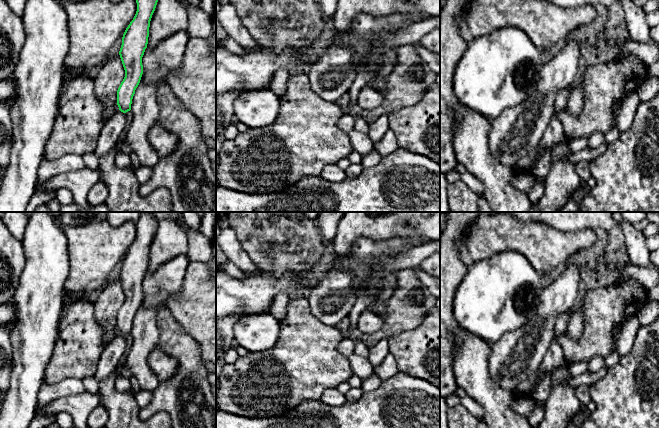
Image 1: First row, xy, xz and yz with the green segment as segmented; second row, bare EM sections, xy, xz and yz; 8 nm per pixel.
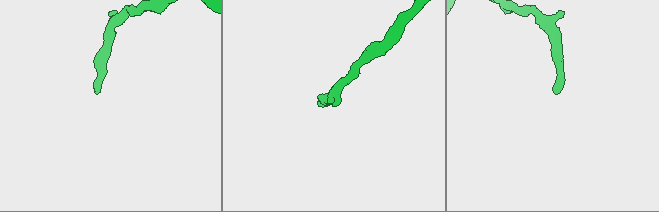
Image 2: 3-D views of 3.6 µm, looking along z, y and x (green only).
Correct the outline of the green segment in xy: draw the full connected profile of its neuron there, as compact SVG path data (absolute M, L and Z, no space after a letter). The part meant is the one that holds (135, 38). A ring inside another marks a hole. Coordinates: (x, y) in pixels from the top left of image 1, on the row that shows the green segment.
M136 0L137 11L126 28L119 55L125 70L125 77L117 90L119 110L108 120L100 133L94 154L104 158L122 139L126 126L125 113L131 110L132 99L142 74L142 57L148 44L149 27L158 0Z

